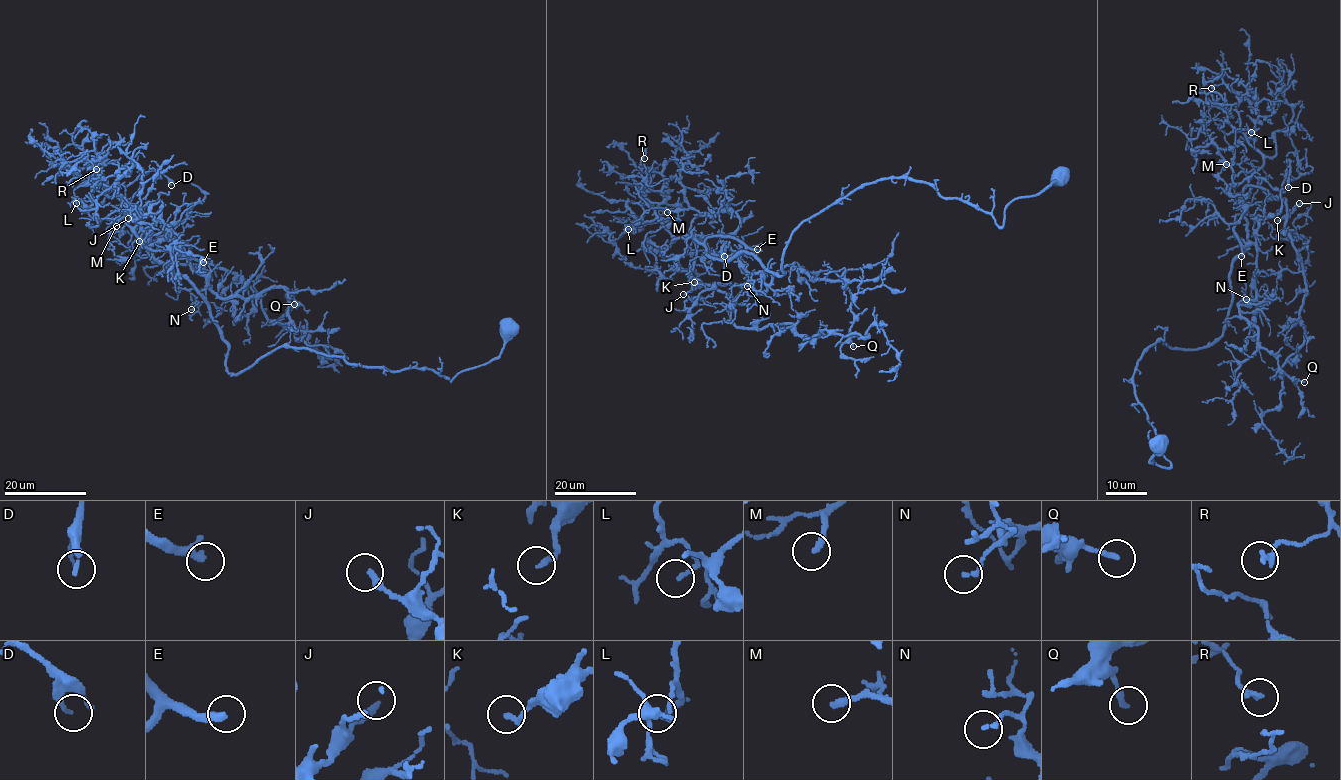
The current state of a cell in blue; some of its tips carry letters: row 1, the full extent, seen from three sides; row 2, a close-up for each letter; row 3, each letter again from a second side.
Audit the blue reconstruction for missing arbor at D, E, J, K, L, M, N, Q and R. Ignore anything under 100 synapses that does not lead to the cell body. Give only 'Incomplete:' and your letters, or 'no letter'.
Incomplete: E

